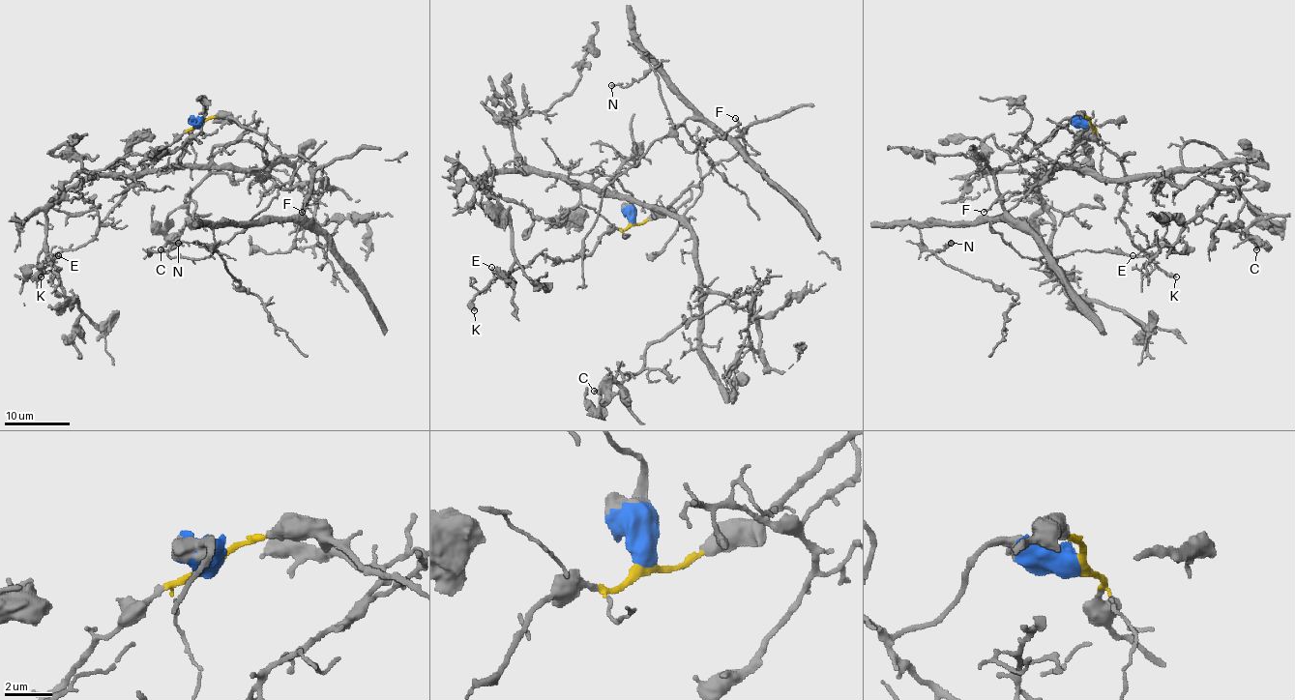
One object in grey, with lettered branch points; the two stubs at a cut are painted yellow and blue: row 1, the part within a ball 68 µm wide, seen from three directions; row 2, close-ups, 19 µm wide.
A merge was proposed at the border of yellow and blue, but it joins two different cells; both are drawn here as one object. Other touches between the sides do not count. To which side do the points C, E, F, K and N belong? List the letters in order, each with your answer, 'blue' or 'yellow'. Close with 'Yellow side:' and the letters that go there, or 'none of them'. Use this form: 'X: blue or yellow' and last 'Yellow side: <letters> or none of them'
C: blue
E: yellow
F: yellow
K: yellow
N: yellow
Yellow side: E, F, K, N

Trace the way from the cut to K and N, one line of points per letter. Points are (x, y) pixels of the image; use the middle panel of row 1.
K: (633, 222), (608, 229), (589, 253), (551, 260), (539, 253), (519, 269), (493, 278), (475, 296), (473, 310)
N: (633, 222), (653, 219), (736, 156), (744, 130), (721, 133), (646, 53), (643, 76), (610, 86)

